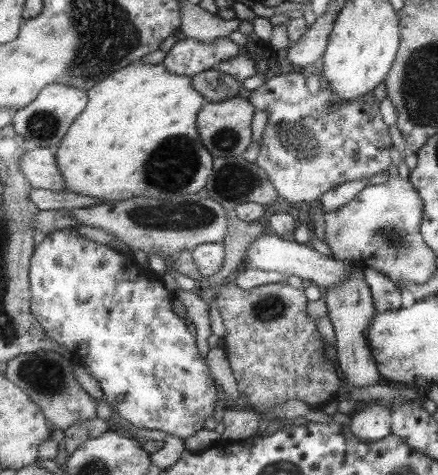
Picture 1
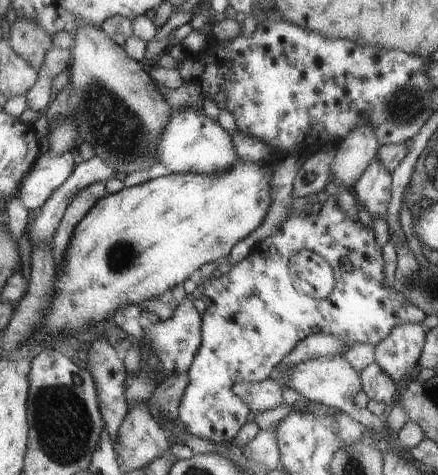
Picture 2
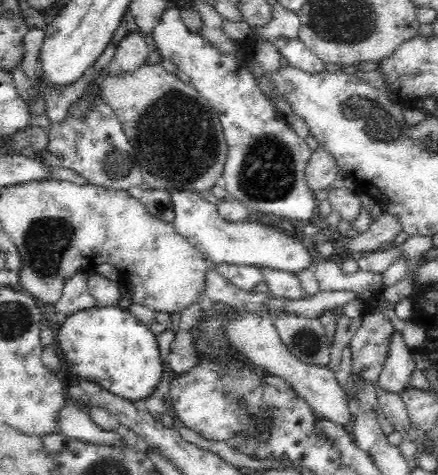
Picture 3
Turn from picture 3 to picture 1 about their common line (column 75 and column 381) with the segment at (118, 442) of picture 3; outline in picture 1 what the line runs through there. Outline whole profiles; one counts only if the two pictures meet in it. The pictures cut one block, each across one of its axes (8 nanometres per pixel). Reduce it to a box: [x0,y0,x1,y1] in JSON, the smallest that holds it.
[349,404,391,442]

